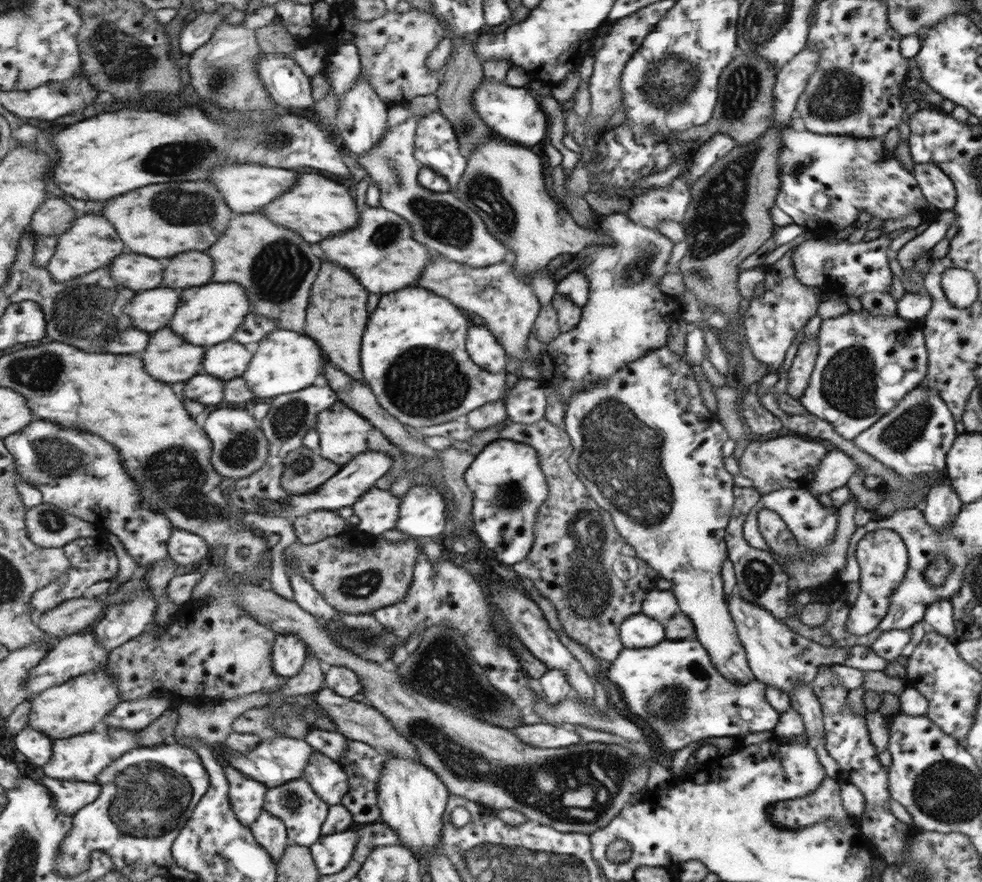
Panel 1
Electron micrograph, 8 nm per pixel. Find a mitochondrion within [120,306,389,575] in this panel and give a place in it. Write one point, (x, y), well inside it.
(174, 473)

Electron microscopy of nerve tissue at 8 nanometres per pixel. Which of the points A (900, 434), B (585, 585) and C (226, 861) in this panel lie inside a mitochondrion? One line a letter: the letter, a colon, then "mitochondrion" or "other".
A: mitochondrion
B: mitochondrion
C: other

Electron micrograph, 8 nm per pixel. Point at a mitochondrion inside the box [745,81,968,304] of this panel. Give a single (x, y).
(849, 173)

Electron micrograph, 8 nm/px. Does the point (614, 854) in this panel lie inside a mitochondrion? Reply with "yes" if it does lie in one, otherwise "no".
yes

